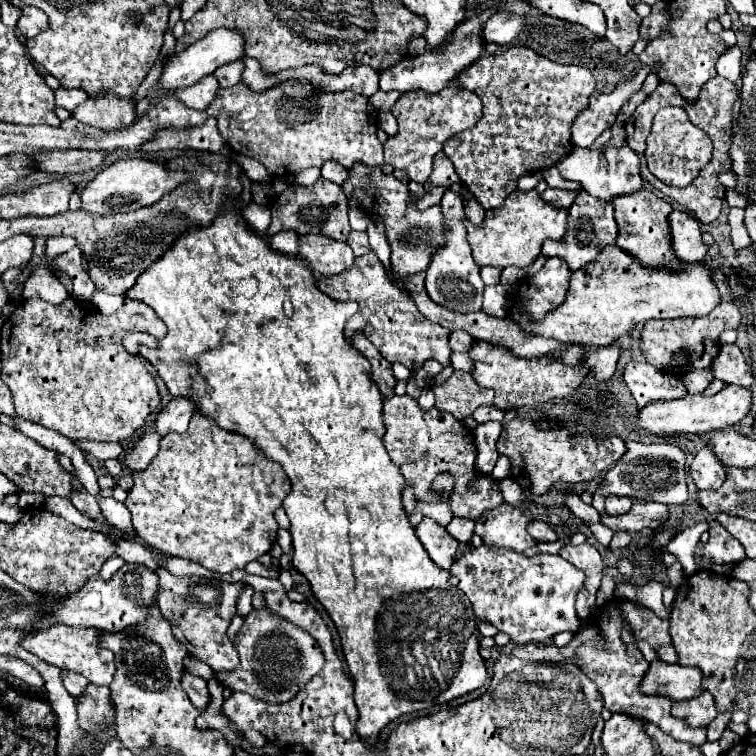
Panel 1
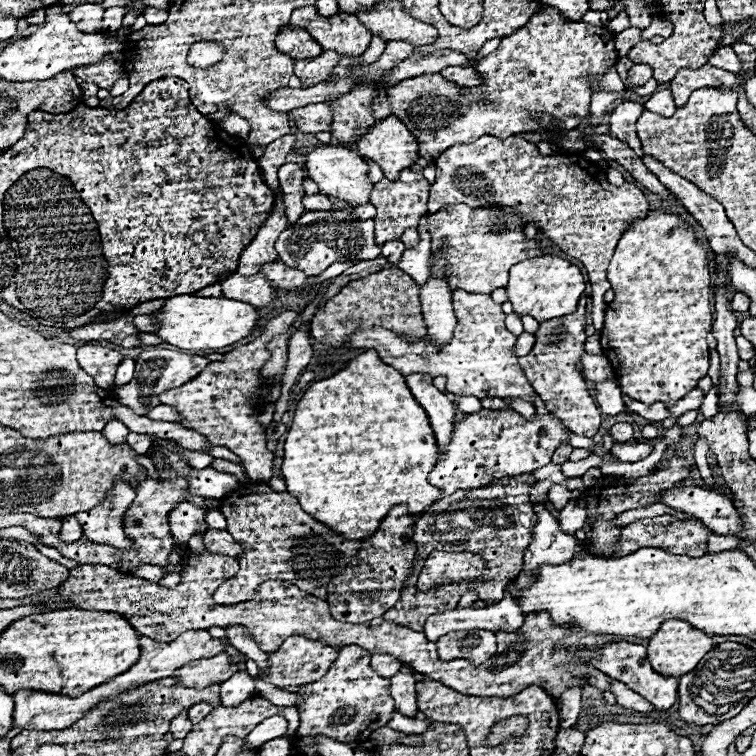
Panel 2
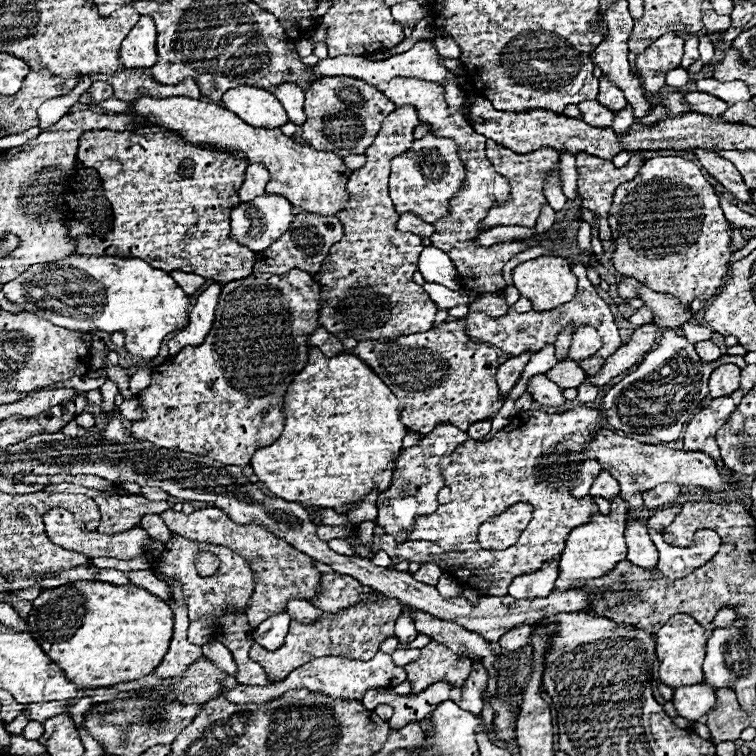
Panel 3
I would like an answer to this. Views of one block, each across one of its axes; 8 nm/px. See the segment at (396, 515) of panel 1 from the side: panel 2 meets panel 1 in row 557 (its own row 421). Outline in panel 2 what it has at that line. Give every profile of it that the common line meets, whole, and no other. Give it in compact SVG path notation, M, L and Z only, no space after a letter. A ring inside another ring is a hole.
M366 350L352 358L346 368L330 378L314 382L306 390L288 430L282 474L288 492L300 500L304 512L348 540L360 540L380 526L392 506L408 504L410 514L420 514L440 498L440 490L428 482L428 474L436 464L436 454L436 438L428 416L408 392L404 376L382 364L376 350Z

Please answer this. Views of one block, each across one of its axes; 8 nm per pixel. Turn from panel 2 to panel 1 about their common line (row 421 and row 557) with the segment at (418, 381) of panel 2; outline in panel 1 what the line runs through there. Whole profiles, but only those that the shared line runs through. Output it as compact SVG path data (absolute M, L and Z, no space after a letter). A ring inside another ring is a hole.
M424 520L422 524L418 524L416 536L422 542L424 550L428 552L430 560L442 570L450 570L458 550L458 540L452 538L448 530L438 526L434 520Z

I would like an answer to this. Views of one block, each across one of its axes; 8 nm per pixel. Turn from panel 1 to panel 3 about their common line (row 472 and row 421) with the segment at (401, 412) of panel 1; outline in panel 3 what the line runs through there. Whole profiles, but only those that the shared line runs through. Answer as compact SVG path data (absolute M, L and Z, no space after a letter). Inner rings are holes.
M458 318L458 320L452 320L452 322L444 322L438 328L432 328L428 332L420 332L420 334L412 334L412 336L400 336L392 342L360 340L354 350L344 350L340 346L340 340L334 334L330 334L324 328L318 328L310 336L310 344L320 348L326 358L332 358L340 352L350 352L350 354L356 354L360 360L364 360L390 386L390 390L400 400L400 418L410 430L416 430L420 434L428 434L428 432L432 432L432 428L436 424L450 422L450 424L456 424L460 430L466 432L470 424L494 418L500 412L500 408L504 406L508 396L504 396L500 392L496 382L495 373L499 366L496 362L498 360L496 348L486 346L484 342L472 342L470 336L466 334L464 322L466 322L466 318Z

